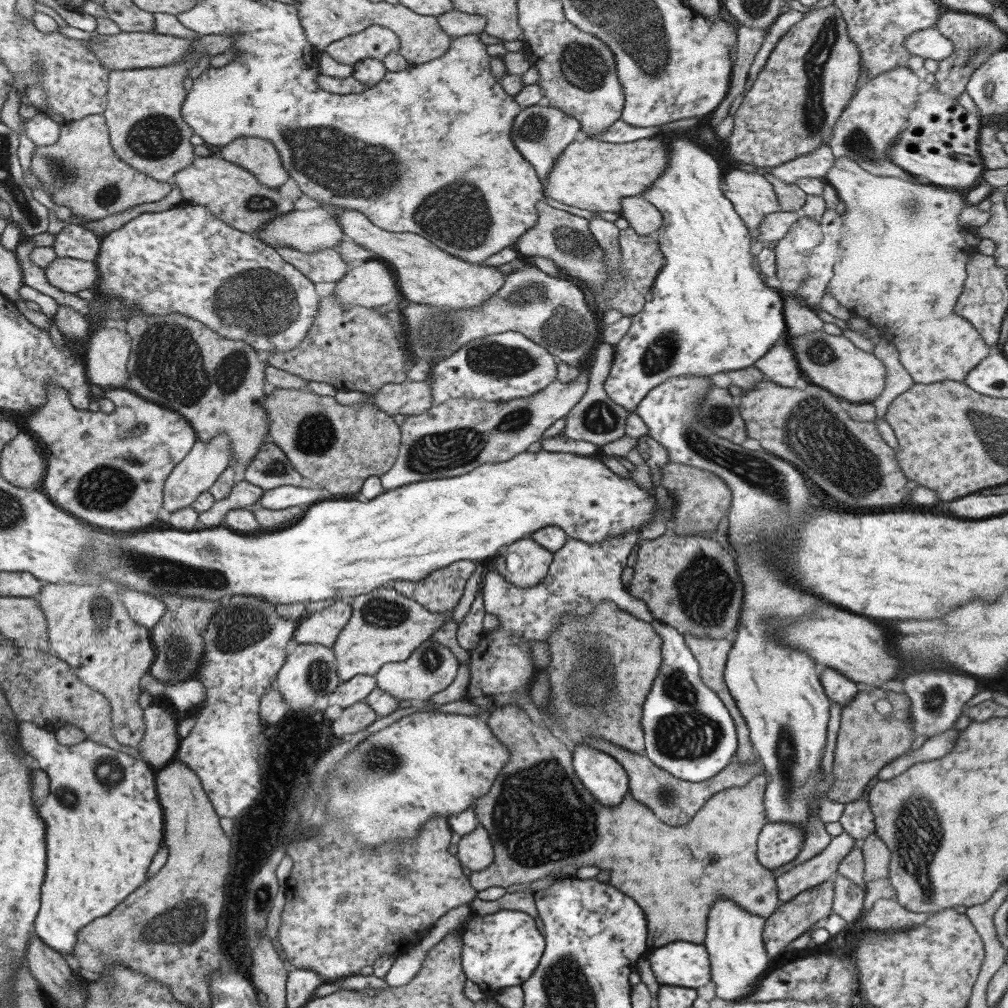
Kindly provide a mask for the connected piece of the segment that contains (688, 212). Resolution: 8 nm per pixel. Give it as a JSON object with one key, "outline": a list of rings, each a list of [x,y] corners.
{"outline":[[[673,136],[665,143],[669,152],[664,171],[641,193],[661,213],[663,224],[655,239],[665,265],[653,279],[651,300],[630,317],[630,327],[613,346],[613,360],[603,381],[605,394],[629,412],[635,410],[649,389],[665,379],[681,375],[710,377],[717,372],[750,367],[773,343],[781,343],[787,335],[778,289],[751,265],[749,240],[752,236],[731,201],[723,196],[719,164],[685,136]]]}

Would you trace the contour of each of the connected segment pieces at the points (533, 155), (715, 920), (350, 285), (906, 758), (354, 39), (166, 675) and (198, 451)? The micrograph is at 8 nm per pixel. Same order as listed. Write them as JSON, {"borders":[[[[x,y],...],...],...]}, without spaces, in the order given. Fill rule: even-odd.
{"borders":[[[[531,105],[522,108],[513,118],[511,126],[511,140],[517,152],[534,168],[537,178],[542,184],[546,174],[552,169],[554,160],[560,152],[575,140],[579,132],[579,122],[569,115],[552,106]]],[[[715,899],[712,906],[703,942],[710,962],[710,986],[706,994],[726,1002],[737,1002],[742,996],[757,990],[757,982],[763,980],[768,972],[769,958],[761,942],[766,918],[741,910],[731,899]]],[[[376,259],[349,265],[332,291],[339,304],[363,308],[395,303],[397,294],[400,292],[389,267]]],[[[951,728],[947,731],[940,732],[931,739],[923,739],[908,750],[904,755],[898,756],[889,764],[881,767],[881,770],[876,774],[877,780],[889,780],[898,774],[901,774],[905,769],[912,764],[941,758],[947,754],[953,746],[954,740],[957,738],[958,731]]],[[[372,25],[357,34],[330,42],[323,51],[338,63],[351,66],[354,62],[368,58],[382,61],[388,52],[398,50],[398,44],[394,32]]],[[[162,596],[164,613],[149,629],[154,657],[149,665],[148,673],[159,682],[179,684],[194,678],[197,664],[203,652],[203,631],[205,624],[212,620],[213,612],[219,608],[219,602],[213,600],[195,600],[195,598],[177,598],[177,596]]],[[[217,436],[207,444],[197,440],[185,458],[169,472],[169,476],[165,479],[162,486],[161,508],[171,514],[181,508],[190,507],[197,496],[206,492],[215,479],[227,469],[229,453],[231,453],[231,448],[229,448],[229,440],[225,436]]]]}

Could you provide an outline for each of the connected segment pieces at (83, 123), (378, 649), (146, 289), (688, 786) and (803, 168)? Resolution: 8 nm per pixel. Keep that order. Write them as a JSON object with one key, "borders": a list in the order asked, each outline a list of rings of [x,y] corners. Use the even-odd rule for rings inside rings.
{"borders":[[[[102,114],[63,121],[59,127],[60,134],[55,144],[34,146],[28,167],[54,206],[69,208],[76,220],[86,222],[101,220],[110,214],[157,202],[167,196],[171,189],[168,181],[153,180],[115,156]]],[[[391,585],[375,588],[371,592],[355,596],[350,606],[352,611],[349,620],[339,631],[331,648],[336,662],[336,675],[341,682],[349,680],[355,675],[374,676],[383,664],[405,660],[415,648],[429,639],[431,633],[440,624],[443,624],[445,619],[452,616],[452,610],[446,612],[431,612],[427,610],[417,601],[402,597],[401,593],[393,590]]],[[[181,201],[171,209],[160,212],[142,213],[137,217],[130,219],[120,228],[107,233],[107,236],[101,240],[97,256],[94,258],[98,279],[96,280],[95,296],[104,294],[104,296],[116,296],[120,298],[124,311],[122,312],[122,320],[126,320],[130,314],[140,312],[140,314],[165,316],[172,312],[188,316],[193,320],[197,320],[210,328],[213,332],[228,338],[229,340],[242,340],[255,352],[285,352],[286,349],[293,349],[299,342],[304,339],[306,332],[309,330],[314,316],[317,314],[320,297],[315,291],[315,285],[305,278],[292,264],[287,264],[277,253],[273,247],[263,244],[253,235],[245,234],[230,228],[225,222],[221,222],[217,217],[213,216],[205,207],[197,206]]],[[[585,737],[584,744],[612,756],[623,767],[628,776],[628,790],[633,800],[650,808],[663,824],[675,827],[679,824],[688,823],[712,794],[735,786],[745,786],[754,776],[765,774],[759,760],[755,760],[753,763],[731,761],[723,770],[707,780],[700,783],[687,782],[671,776],[661,768],[657,768],[644,754],[626,751],[608,740],[599,737]]],[[[823,143],[806,155],[773,167],[769,173],[780,181],[793,184],[798,178],[818,178],[823,180],[834,159],[828,143]]]]}

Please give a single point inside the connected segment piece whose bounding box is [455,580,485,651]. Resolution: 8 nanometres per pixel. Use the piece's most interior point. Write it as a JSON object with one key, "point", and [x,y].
{"point":[468,632]}

